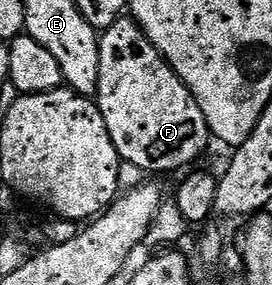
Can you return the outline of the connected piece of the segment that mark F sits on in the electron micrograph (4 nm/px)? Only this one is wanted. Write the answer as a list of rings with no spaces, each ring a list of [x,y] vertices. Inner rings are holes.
[[[119,18],[109,30],[99,35],[99,40],[98,88],[94,101],[100,107],[100,115],[102,120],[106,120],[110,140],[114,140],[114,148],[121,159],[137,165],[144,172],[153,170],[156,174],[162,173],[163,170],[183,171],[191,167],[191,162],[207,148],[208,142],[210,143],[210,135],[206,116],[202,116],[202,108],[198,108],[186,84],[182,84],[180,77],[172,71],[170,64],[158,52],[158,48],[150,44],[135,18]]]

